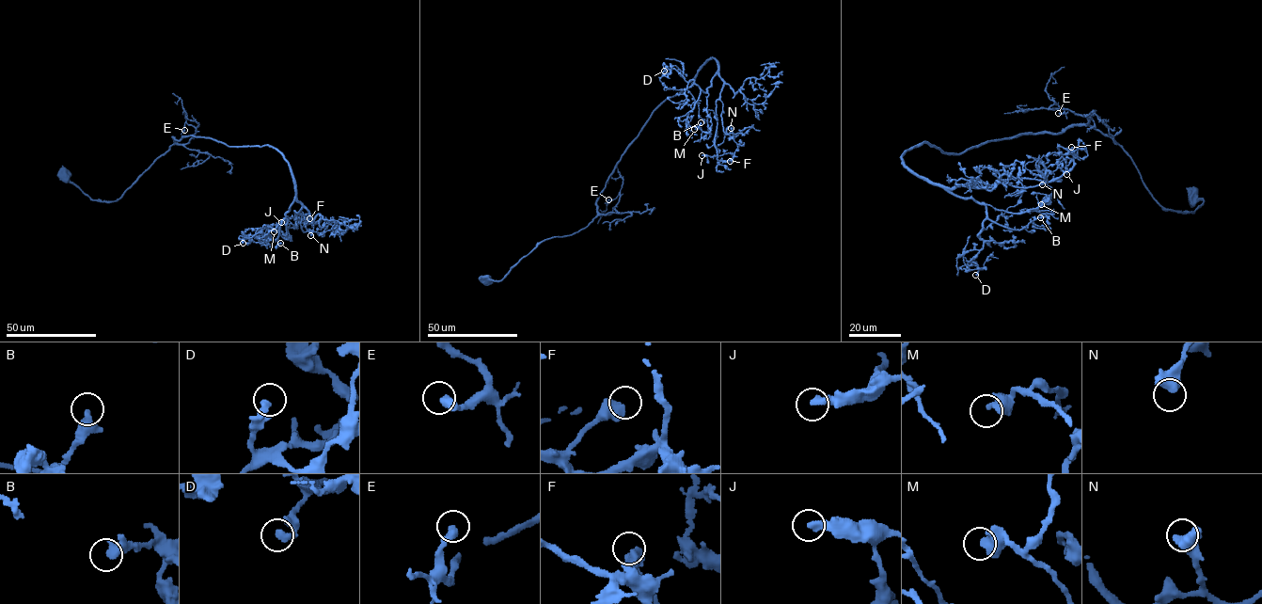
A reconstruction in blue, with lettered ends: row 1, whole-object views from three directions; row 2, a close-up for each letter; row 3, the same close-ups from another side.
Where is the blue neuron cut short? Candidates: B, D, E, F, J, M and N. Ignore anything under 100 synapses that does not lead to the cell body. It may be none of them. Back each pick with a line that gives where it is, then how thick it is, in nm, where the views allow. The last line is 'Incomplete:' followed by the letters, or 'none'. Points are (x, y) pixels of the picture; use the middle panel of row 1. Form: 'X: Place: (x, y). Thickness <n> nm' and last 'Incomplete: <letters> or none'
Incomplete: none

